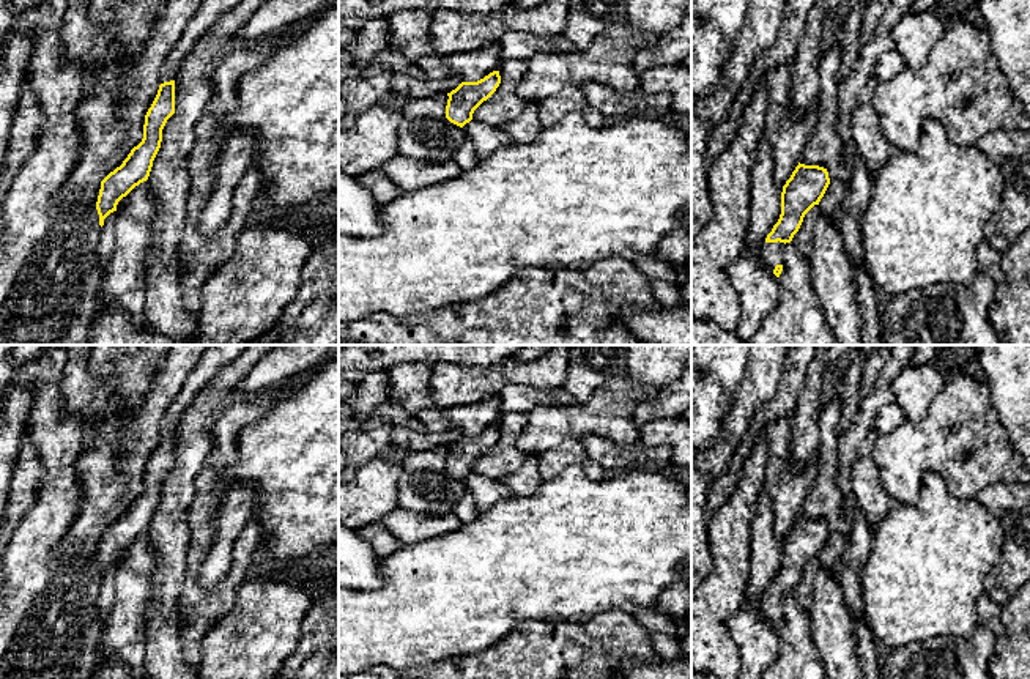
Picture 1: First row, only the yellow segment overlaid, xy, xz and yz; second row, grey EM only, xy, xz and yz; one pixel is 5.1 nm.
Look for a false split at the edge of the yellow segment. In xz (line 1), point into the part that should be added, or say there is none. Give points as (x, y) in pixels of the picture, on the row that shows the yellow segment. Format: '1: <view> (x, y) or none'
1: none

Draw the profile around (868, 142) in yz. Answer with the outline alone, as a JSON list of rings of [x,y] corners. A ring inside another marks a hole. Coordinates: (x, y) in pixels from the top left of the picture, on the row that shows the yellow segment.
[[[873,74],[858,95],[850,120],[852,148],[866,162],[873,183],[882,165],[896,151],[879,129],[877,115],[871,104],[871,98],[879,83],[880,80]]]

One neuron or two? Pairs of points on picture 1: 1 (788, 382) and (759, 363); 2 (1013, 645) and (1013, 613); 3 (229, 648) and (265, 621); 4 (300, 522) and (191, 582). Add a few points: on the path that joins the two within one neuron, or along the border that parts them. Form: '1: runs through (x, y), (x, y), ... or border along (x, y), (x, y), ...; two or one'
1: border along (786, 361), (778, 391), (759, 407); two
2: runs through (1013, 637), (1013, 621); one
3: runs through (238, 648), (255, 630); one
4: border along (255, 522), (251, 522), (235, 542), (230, 567); two

